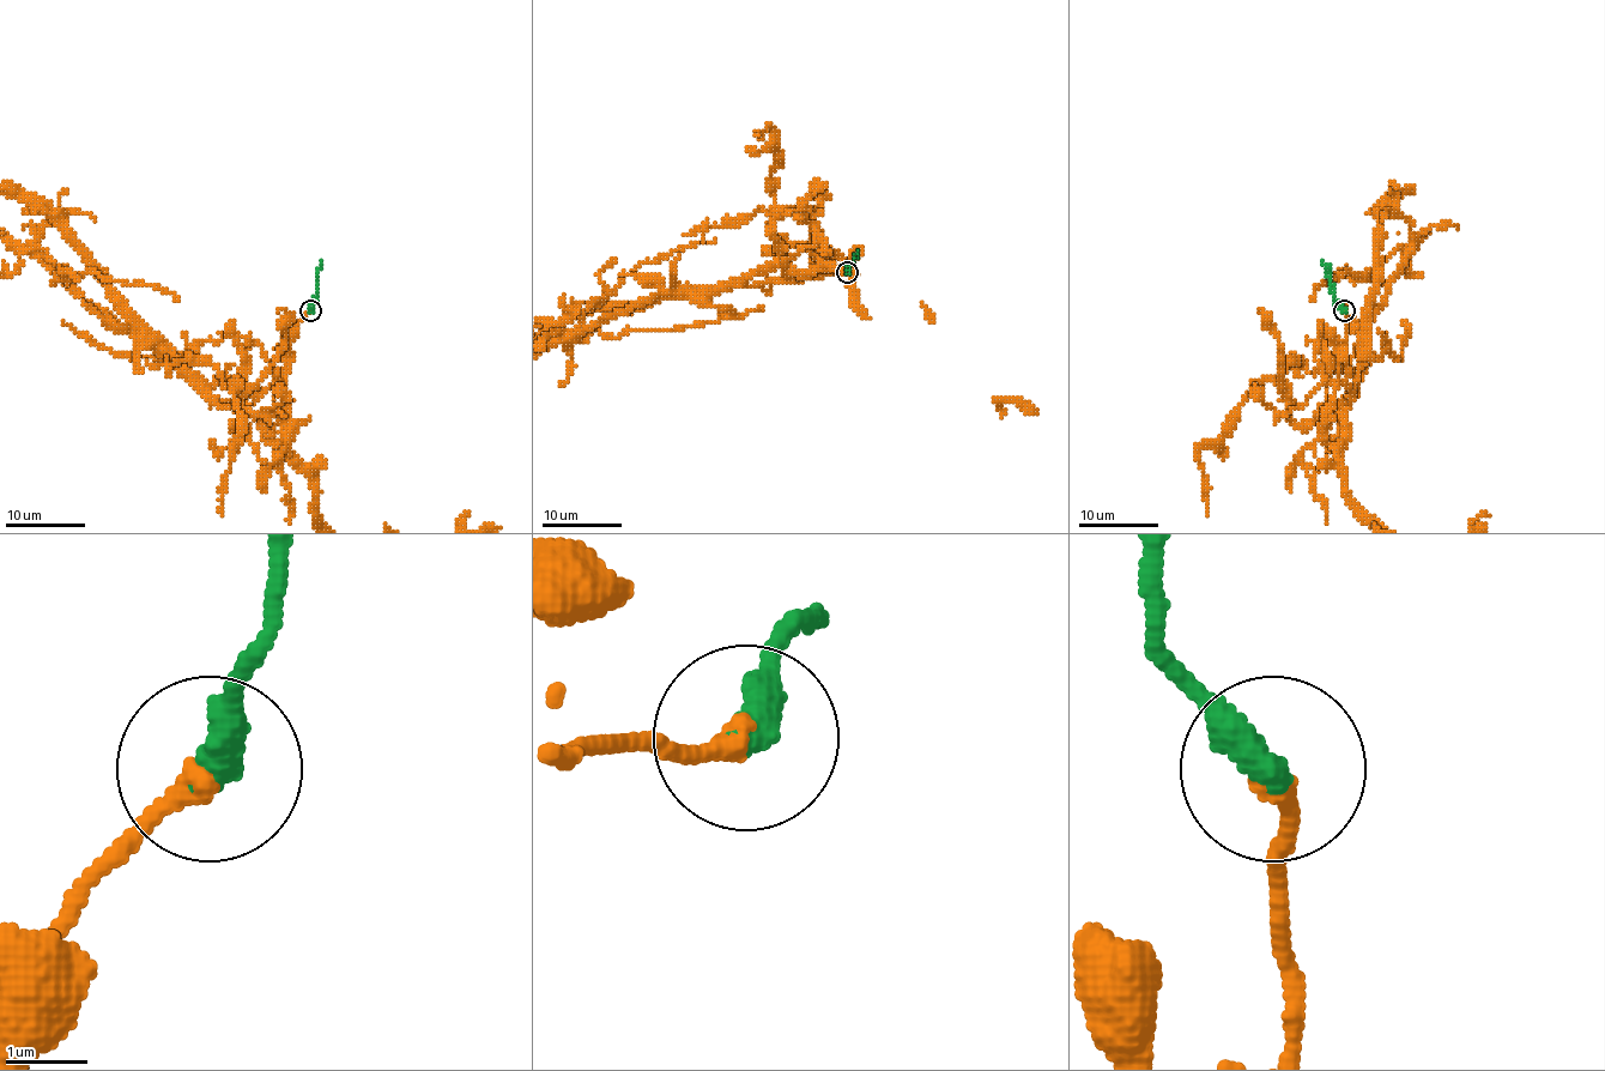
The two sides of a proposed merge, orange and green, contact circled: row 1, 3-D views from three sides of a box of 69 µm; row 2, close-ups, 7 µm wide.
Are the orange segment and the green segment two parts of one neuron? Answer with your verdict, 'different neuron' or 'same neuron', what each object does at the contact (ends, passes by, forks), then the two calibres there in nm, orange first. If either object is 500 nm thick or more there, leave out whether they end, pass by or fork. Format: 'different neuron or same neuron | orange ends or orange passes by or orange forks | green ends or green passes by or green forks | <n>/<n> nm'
same neuron | orange ends | green ends | 280/460 nm

